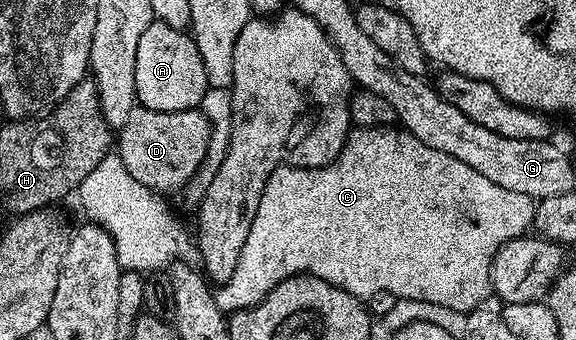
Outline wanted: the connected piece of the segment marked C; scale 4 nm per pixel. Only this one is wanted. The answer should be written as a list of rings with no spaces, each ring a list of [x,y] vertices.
[[[358,127],[350,130],[347,141],[334,163],[326,167],[290,167],[282,165],[276,167],[271,177],[265,182],[263,197],[259,201],[259,209],[251,221],[251,233],[247,233],[247,241],[243,241],[243,249],[239,253],[239,265],[235,265],[235,273],[220,288],[219,302],[221,310],[226,313],[242,311],[248,307],[255,307],[283,281],[292,275],[314,275],[323,281],[327,281],[336,287],[342,287],[347,293],[351,293],[356,299],[366,301],[373,293],[387,290],[393,293],[398,301],[414,299],[417,303],[430,303],[433,307],[446,307],[449,311],[461,311],[468,313],[478,310],[485,298],[490,298],[492,277],[491,265],[495,253],[507,241],[520,239],[530,230],[533,221],[534,200],[528,199],[523,193],[505,195],[503,185],[495,185],[495,181],[489,181],[478,175],[437,175],[437,153],[439,149],[425,151],[427,145],[419,141],[415,136],[401,133],[398,139],[377,139],[378,128]]]

